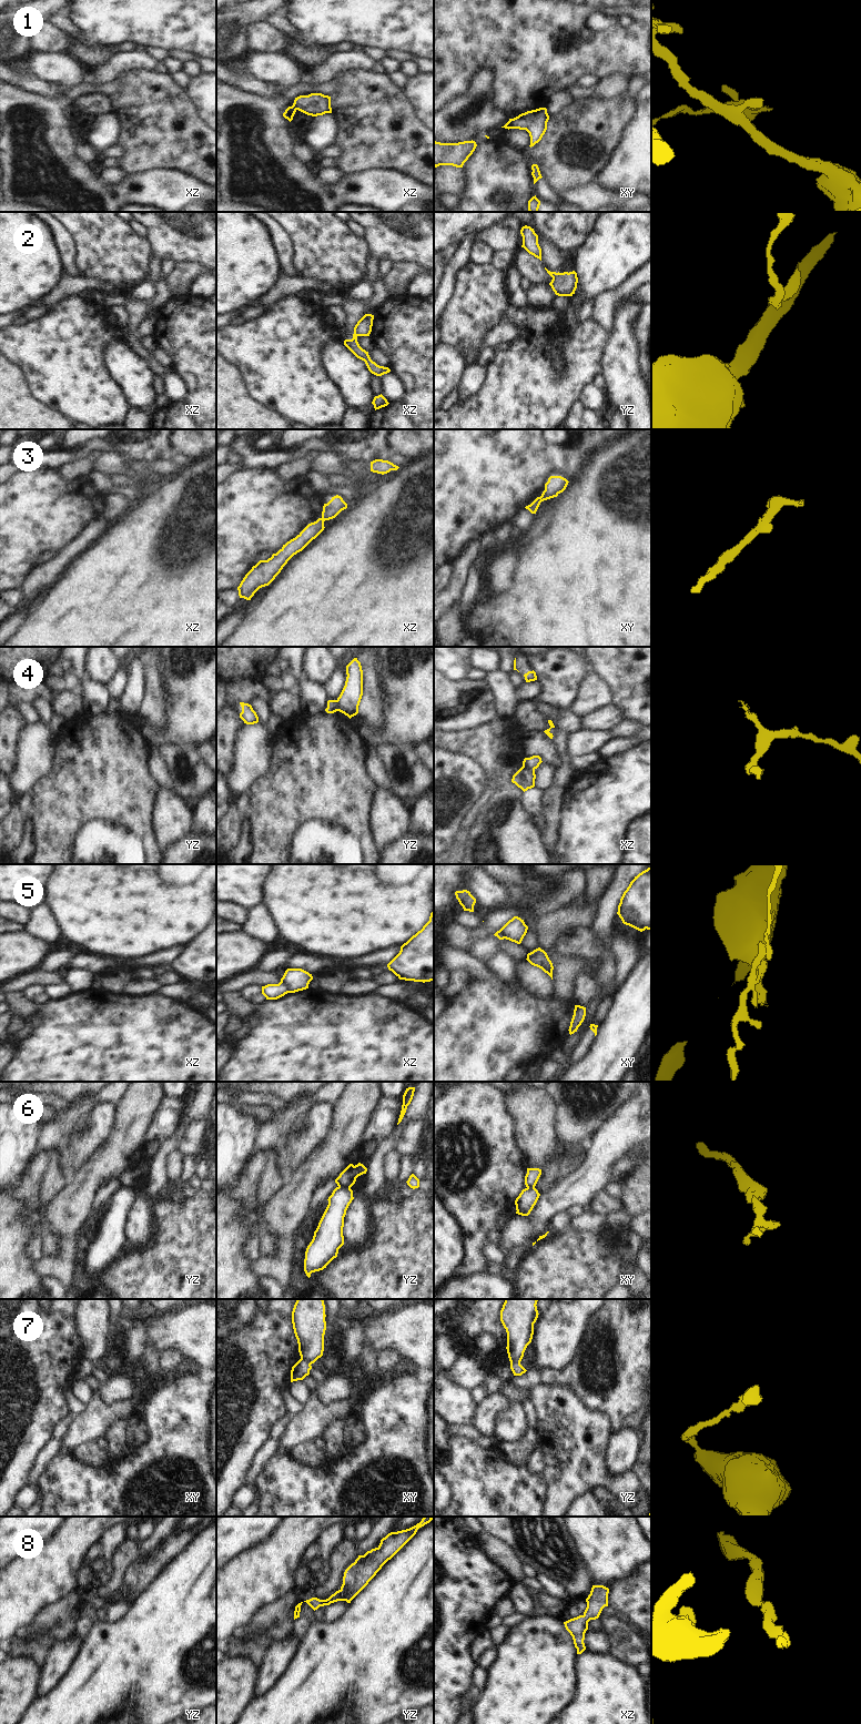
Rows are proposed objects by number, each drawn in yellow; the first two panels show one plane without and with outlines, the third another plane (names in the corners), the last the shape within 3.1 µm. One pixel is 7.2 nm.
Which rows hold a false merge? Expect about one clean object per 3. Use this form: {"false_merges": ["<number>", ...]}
{"false_merges": ["1", "2", "3", "4", "5", "6", "7"]}

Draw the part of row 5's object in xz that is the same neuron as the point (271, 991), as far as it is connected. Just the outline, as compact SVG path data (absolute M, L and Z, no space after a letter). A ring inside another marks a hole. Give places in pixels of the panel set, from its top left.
M283 982L262 986L262 994L266 997L266 1000L277 1000L287 993L287 986Z

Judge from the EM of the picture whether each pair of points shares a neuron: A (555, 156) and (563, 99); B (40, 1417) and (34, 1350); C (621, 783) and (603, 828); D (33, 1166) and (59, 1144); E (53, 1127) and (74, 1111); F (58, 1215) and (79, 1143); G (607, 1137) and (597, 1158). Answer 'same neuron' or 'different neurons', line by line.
A: different neurons
B: same neuron
C: same neuron
D: different neurons
E: same neuron
F: different neurons
G: same neuron

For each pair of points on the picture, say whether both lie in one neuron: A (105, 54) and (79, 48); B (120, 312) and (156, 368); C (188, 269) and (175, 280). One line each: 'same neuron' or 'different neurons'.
A: same neuron
B: different neurons
C: same neuron

